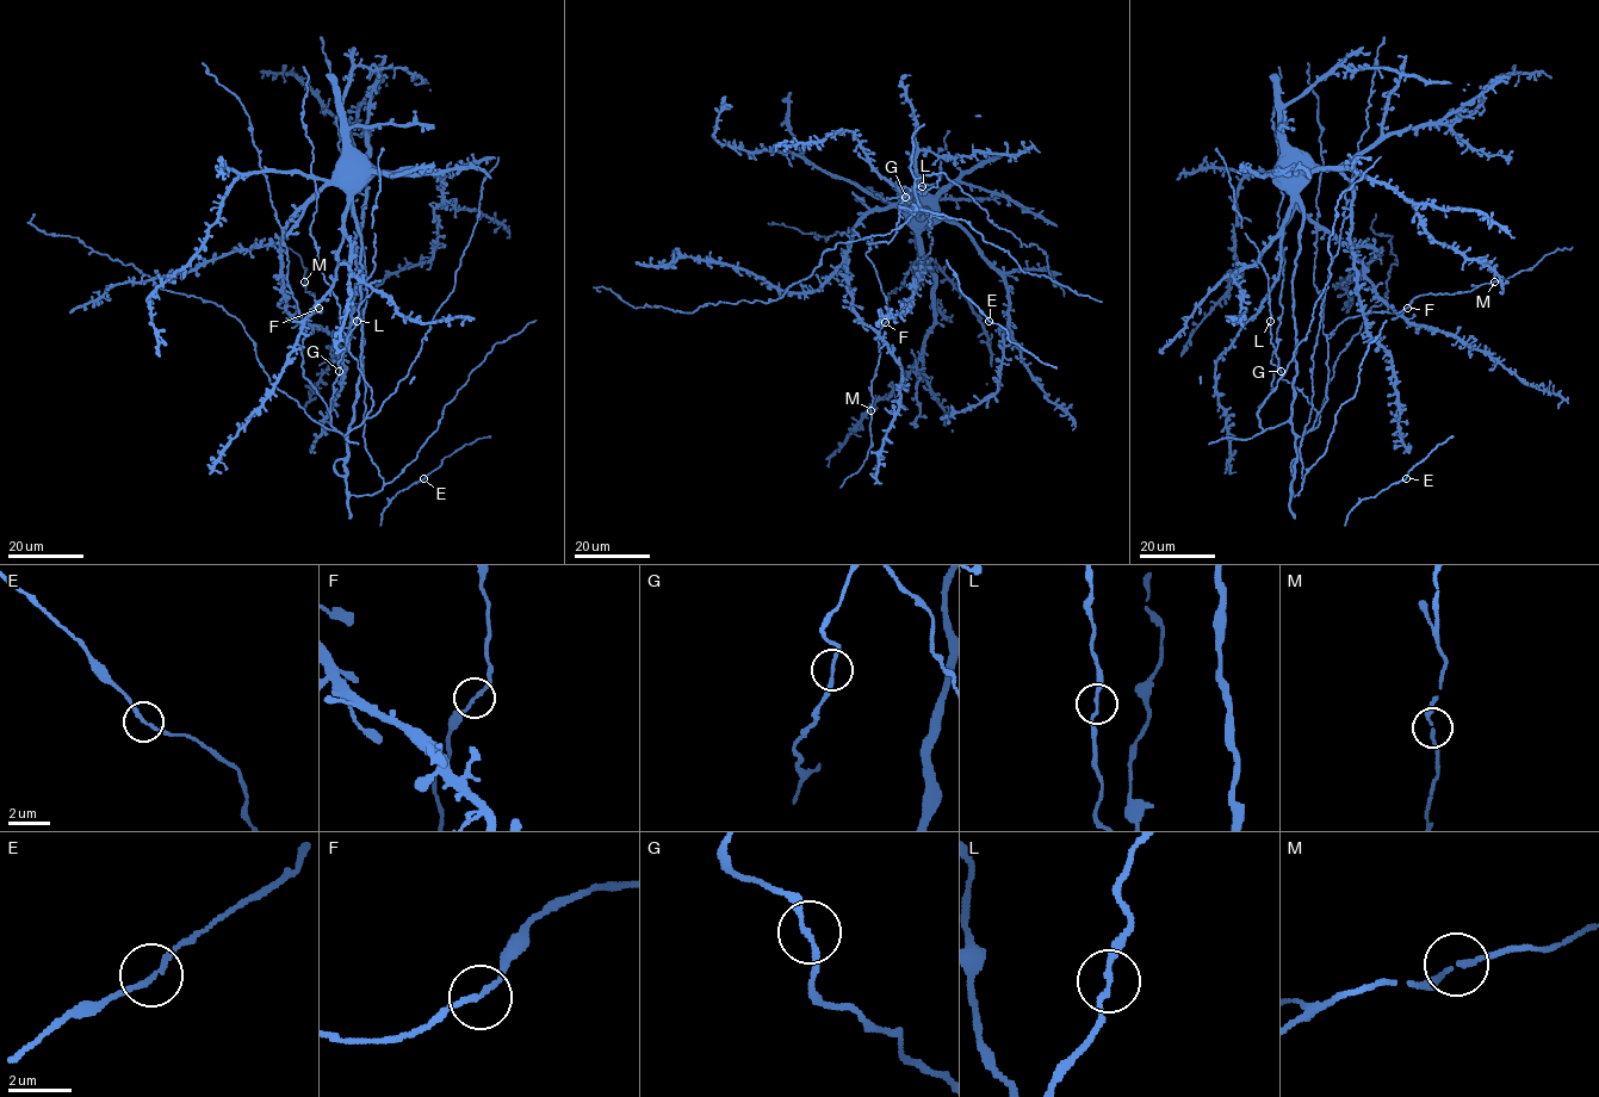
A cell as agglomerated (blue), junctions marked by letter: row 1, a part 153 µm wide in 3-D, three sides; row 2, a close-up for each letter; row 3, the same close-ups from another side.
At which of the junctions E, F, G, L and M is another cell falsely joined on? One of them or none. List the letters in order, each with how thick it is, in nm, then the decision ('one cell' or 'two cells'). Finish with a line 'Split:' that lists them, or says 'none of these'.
E: calibre 150 nm; one cell
F: calibre 160 nm; one cell
G: calibre 150 nm; one cell
L: calibre 140 nm; one cell
M: calibre 150 nm; one cell
Split: none of these

